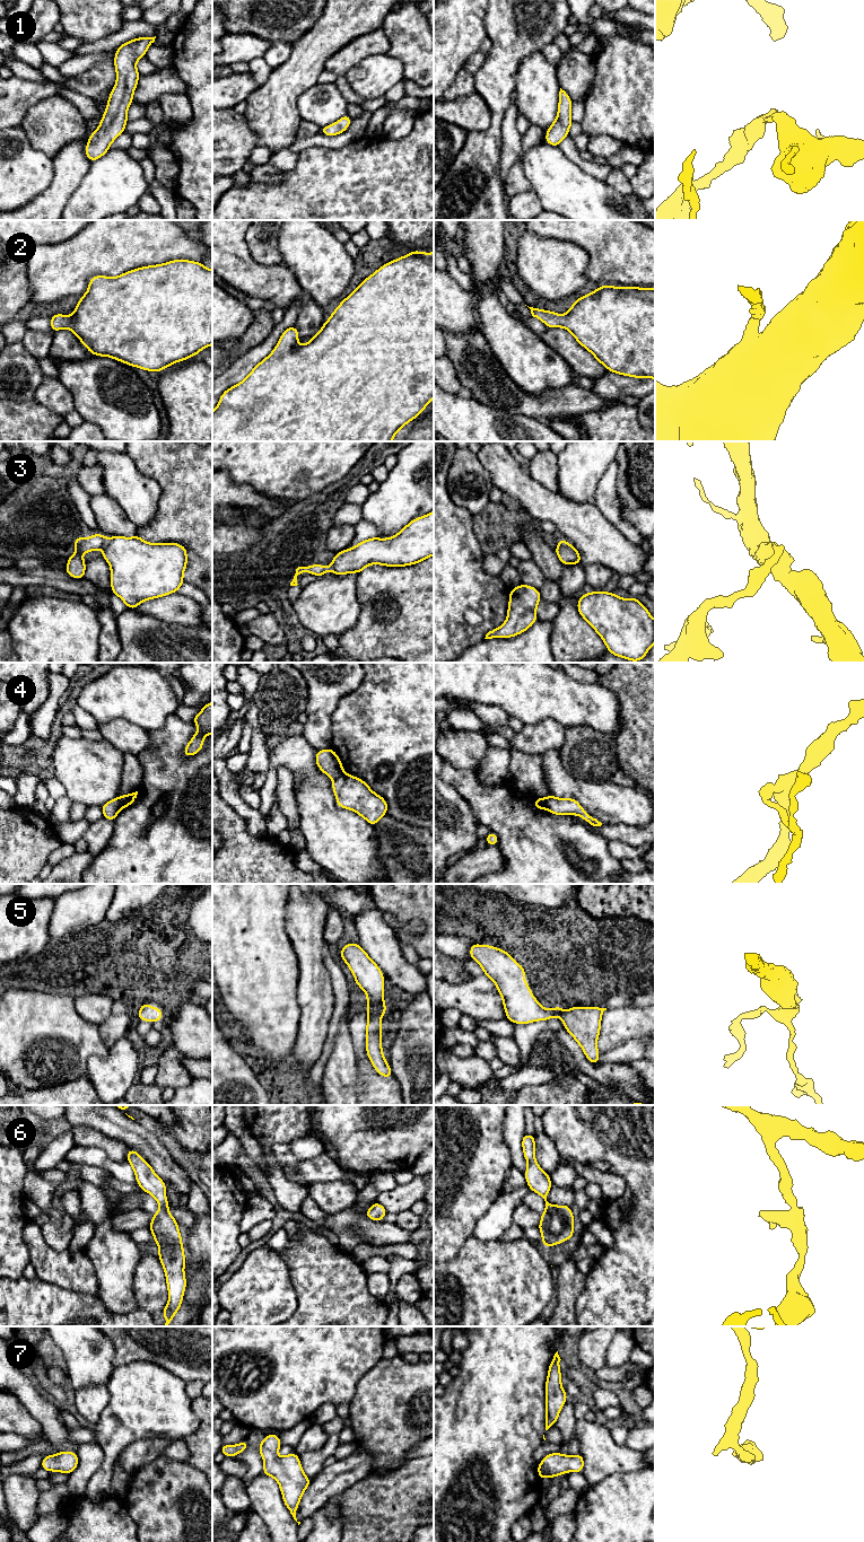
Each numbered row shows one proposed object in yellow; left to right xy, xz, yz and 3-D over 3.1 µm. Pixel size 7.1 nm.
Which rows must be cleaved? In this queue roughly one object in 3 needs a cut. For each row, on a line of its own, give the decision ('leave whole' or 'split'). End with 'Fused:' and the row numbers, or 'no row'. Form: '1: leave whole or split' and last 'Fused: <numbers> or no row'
1: leave whole
2: leave whole
3: split
4: split
5: leave whole
6: leave whole
7: leave whole
Fused: 3, 4

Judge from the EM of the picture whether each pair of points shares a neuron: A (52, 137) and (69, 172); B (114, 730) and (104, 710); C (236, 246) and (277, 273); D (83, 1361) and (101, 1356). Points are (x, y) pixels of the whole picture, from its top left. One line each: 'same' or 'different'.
A: different
B: different
C: same
D: same

